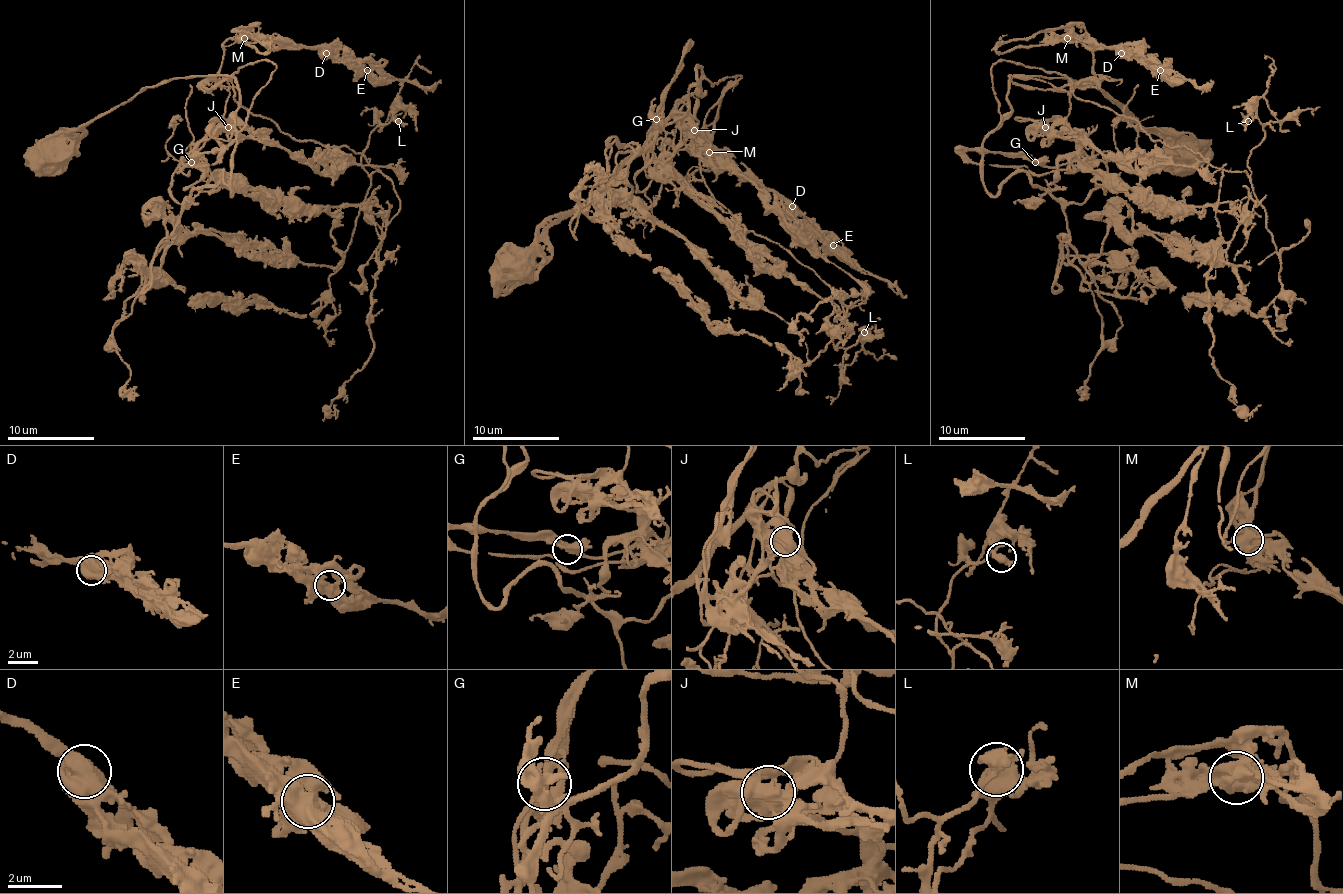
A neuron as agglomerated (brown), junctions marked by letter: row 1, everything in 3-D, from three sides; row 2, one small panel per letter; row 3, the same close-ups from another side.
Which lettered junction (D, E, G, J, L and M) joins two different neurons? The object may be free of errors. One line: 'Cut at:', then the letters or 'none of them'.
Cut at: none of them

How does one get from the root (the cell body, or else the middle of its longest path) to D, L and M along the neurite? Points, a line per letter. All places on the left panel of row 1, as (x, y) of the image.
D: (52, 155), (143, 88), (224, 75), (215, 88), (204, 83), (235, 36), (326, 53)
L: (52, 155), (174, 77), (230, 77), (239, 105), (352, 149), (370, 175), (370, 136), (398, 120)
M: (52, 155), (143, 88), (174, 77), (224, 75), (215, 88), (204, 83), (217, 75), (224, 42), (243, 38)

